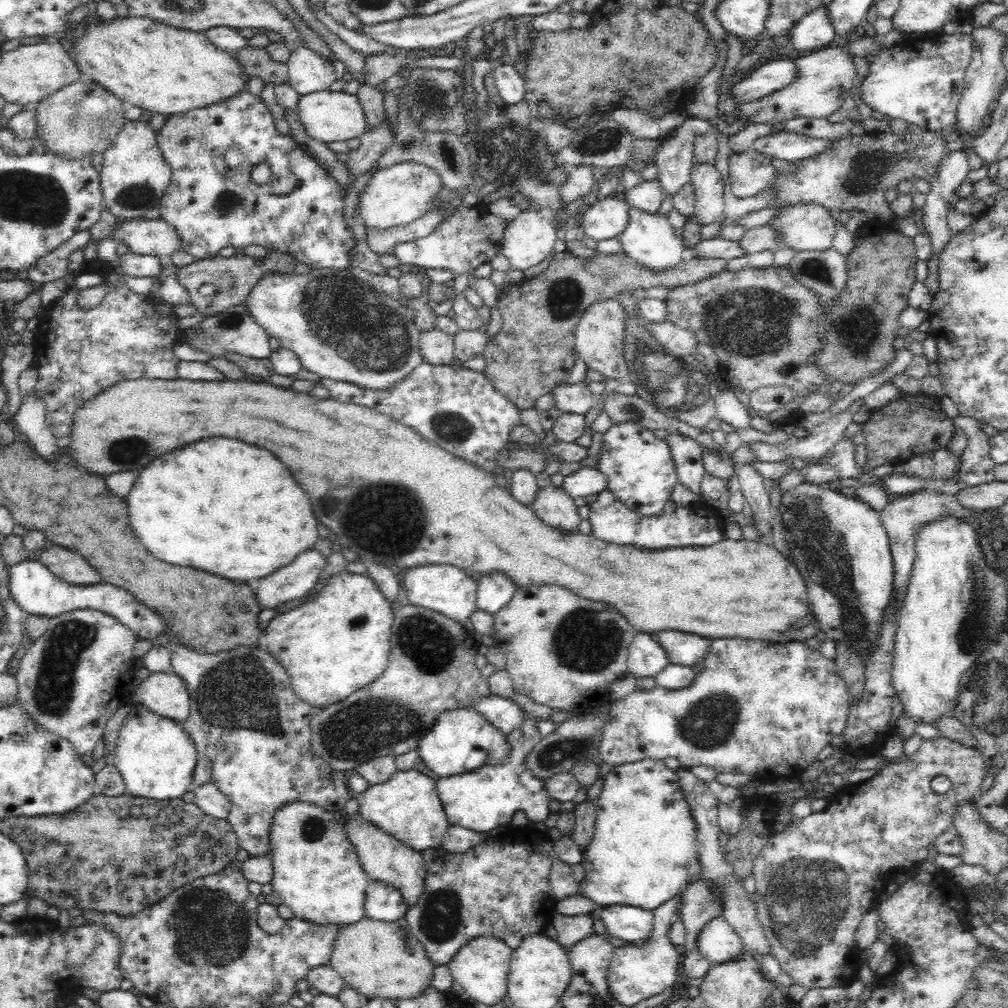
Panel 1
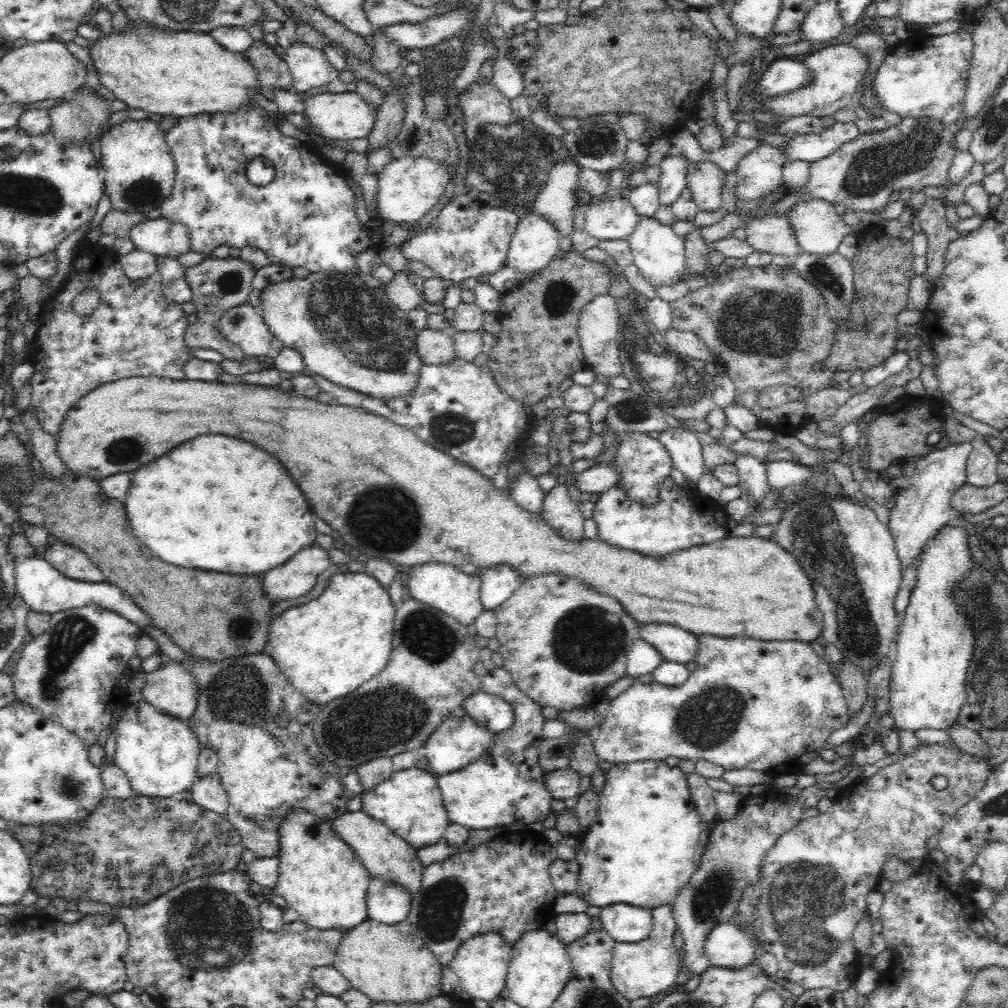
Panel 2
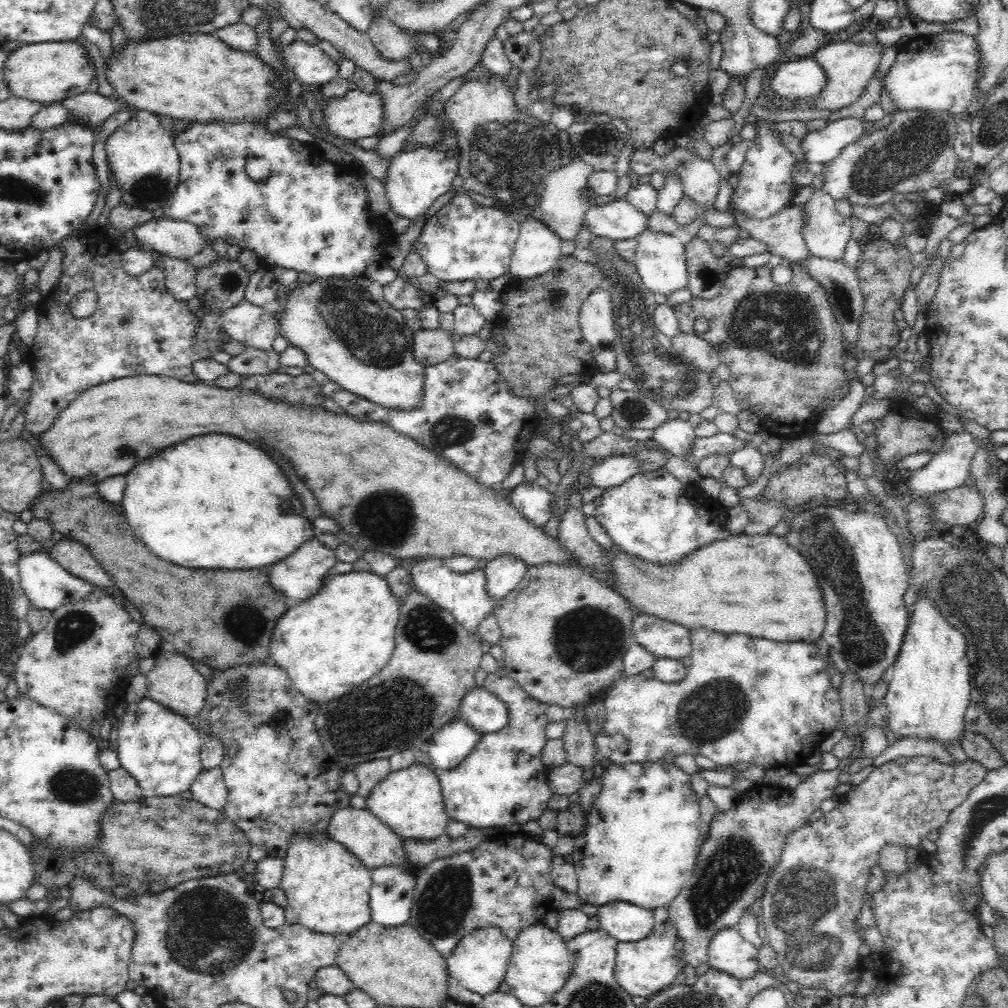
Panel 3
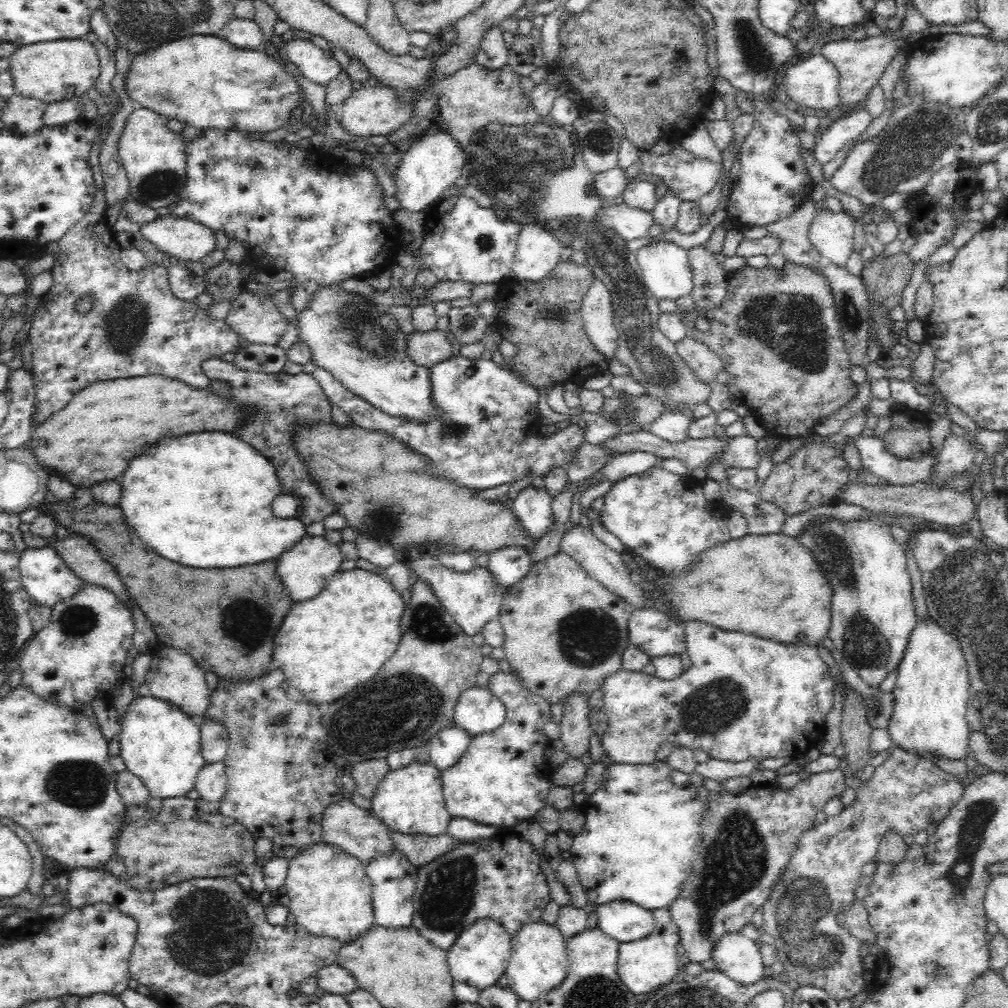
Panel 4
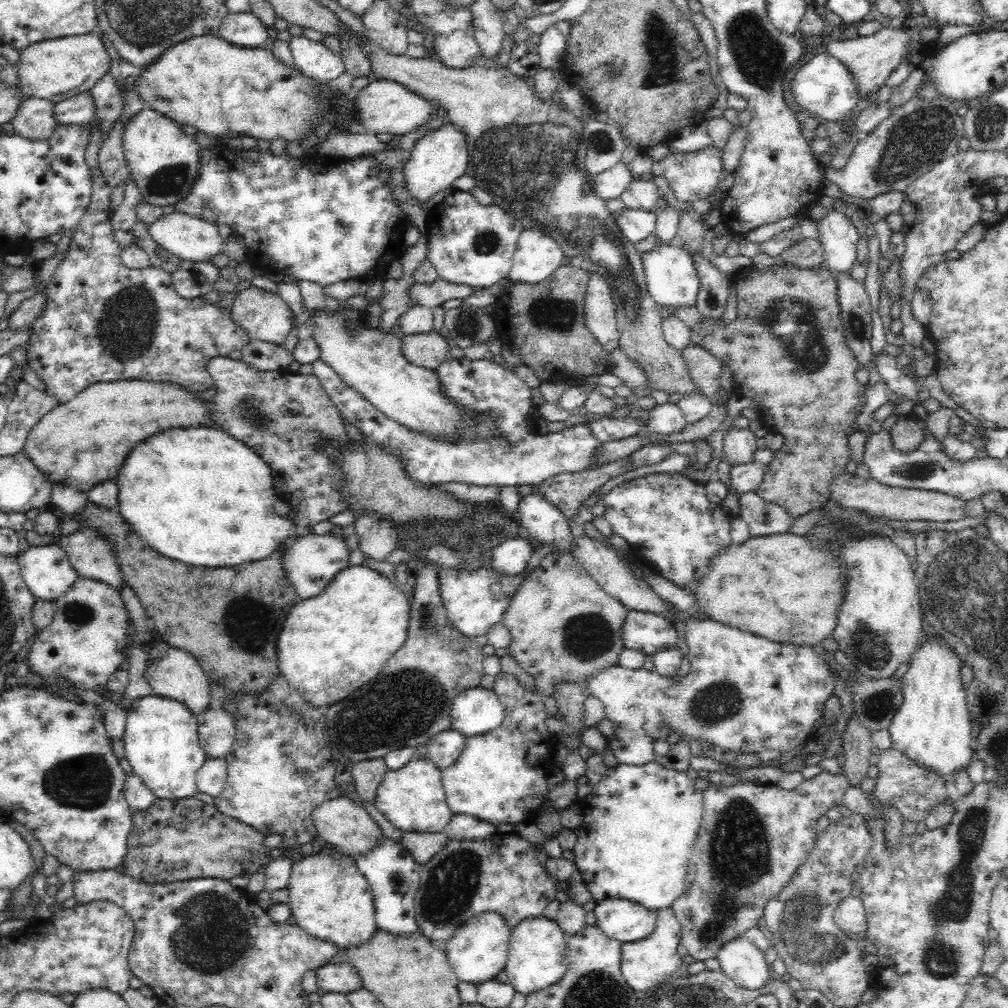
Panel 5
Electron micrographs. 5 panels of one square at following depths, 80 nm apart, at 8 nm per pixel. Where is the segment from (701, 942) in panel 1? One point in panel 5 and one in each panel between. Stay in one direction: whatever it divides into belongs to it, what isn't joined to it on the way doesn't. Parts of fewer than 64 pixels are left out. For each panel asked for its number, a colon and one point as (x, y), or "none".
2: (726, 946)
3: (728, 951)
4: (735, 955)
5: (740, 960)

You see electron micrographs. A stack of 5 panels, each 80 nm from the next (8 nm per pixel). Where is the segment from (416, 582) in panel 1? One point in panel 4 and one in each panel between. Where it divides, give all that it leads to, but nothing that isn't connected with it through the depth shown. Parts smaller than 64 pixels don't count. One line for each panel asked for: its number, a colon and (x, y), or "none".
2: (441, 586)
3: (464, 596)
4: (471, 598)

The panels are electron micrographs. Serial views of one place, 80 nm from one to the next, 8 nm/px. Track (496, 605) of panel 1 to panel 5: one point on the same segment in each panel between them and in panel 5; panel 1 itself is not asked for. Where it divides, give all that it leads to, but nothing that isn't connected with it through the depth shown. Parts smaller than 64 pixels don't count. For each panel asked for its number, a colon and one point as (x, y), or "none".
2: (497, 584)
3: (503, 574)
4: (509, 565)
5: (510, 558)

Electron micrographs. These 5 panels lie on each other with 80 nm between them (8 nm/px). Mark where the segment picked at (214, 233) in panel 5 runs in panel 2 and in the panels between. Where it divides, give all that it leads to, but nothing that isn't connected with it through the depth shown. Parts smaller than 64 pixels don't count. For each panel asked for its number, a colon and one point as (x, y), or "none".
2: (161, 237)
3: (178, 239)
4: (187, 240)

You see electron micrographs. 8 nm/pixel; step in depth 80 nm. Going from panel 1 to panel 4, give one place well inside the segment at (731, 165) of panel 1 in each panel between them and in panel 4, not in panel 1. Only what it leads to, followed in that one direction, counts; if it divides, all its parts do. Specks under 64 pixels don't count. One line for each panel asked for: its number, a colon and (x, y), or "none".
2: (759, 172)
3: (765, 186)
4: (773, 179)

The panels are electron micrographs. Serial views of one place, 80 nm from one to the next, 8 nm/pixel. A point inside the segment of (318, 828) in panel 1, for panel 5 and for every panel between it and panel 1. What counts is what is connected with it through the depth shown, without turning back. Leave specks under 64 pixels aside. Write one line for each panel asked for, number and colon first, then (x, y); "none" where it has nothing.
2: (319, 876)
3: (328, 888)
4: (330, 892)
5: (330, 898)

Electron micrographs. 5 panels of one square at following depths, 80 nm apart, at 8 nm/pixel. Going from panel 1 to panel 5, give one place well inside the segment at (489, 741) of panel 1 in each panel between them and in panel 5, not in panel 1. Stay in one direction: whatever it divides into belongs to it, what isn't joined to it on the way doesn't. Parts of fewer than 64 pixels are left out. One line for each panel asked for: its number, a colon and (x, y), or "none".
2: (458, 741)
3: (449, 746)
4: (449, 744)
5: (443, 750)

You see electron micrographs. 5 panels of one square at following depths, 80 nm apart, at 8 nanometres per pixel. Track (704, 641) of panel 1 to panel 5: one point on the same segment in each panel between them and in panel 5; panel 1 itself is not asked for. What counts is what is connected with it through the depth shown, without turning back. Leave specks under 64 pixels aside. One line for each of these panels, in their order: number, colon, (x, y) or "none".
2: (675, 644)
3: (664, 639)
4: (657, 634)
5: (648, 632)

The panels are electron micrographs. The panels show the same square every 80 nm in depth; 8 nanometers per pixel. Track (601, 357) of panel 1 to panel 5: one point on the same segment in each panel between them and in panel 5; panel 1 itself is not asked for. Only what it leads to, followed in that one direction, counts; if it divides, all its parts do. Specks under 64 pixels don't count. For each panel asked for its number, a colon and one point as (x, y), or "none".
2: (598, 324)
3: (596, 321)
4: (597, 312)
5: (599, 311)

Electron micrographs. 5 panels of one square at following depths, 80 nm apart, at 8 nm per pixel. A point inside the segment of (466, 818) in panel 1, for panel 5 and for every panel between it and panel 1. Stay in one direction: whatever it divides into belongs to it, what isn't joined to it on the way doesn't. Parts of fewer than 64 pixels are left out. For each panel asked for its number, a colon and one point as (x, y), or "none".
2: (506, 784)
3: (502, 782)
4: (503, 778)
5: (499, 777)

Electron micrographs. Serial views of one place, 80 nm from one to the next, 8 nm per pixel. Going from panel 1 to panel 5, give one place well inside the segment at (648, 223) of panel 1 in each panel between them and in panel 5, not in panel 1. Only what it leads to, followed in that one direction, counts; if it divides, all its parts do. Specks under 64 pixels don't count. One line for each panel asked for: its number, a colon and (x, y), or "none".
2: (659, 254)
3: (660, 260)
4: (664, 267)
5: (669, 271)

